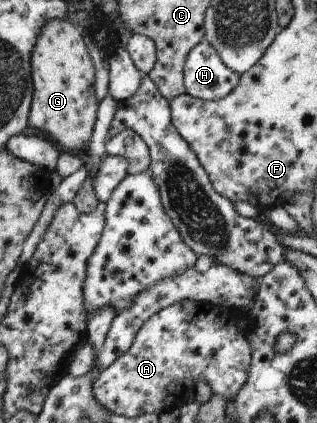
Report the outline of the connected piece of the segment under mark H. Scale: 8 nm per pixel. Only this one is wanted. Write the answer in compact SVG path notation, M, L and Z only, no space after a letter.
M205 39L189 52L184 64L186 94L199 100L225 98L239 84L239 78L240 74L227 68Z

